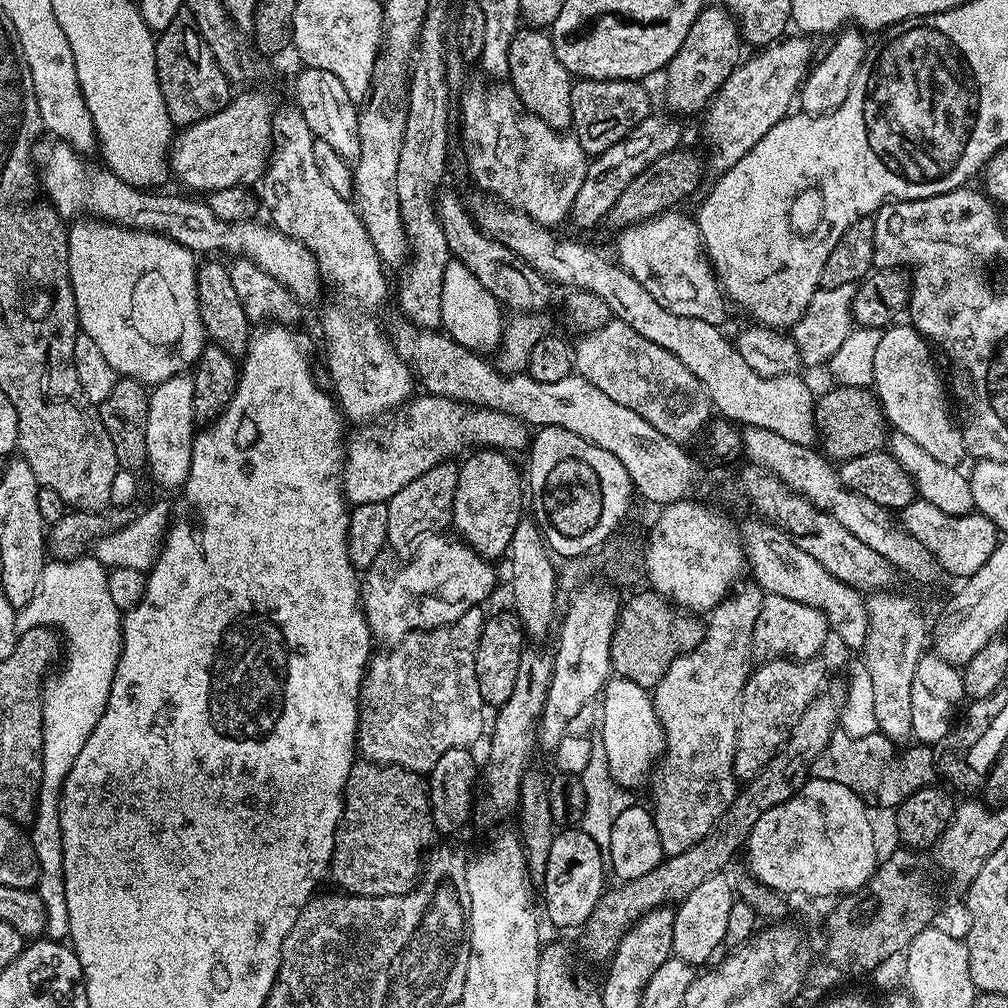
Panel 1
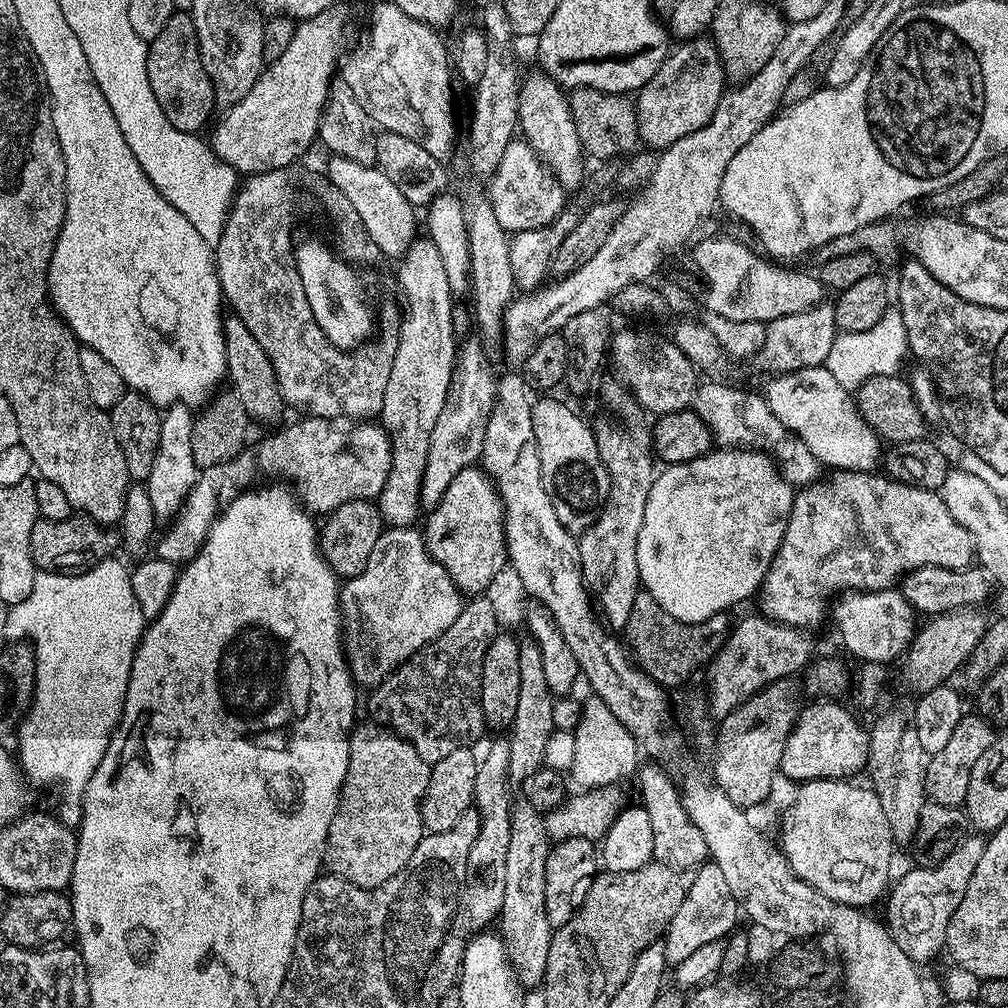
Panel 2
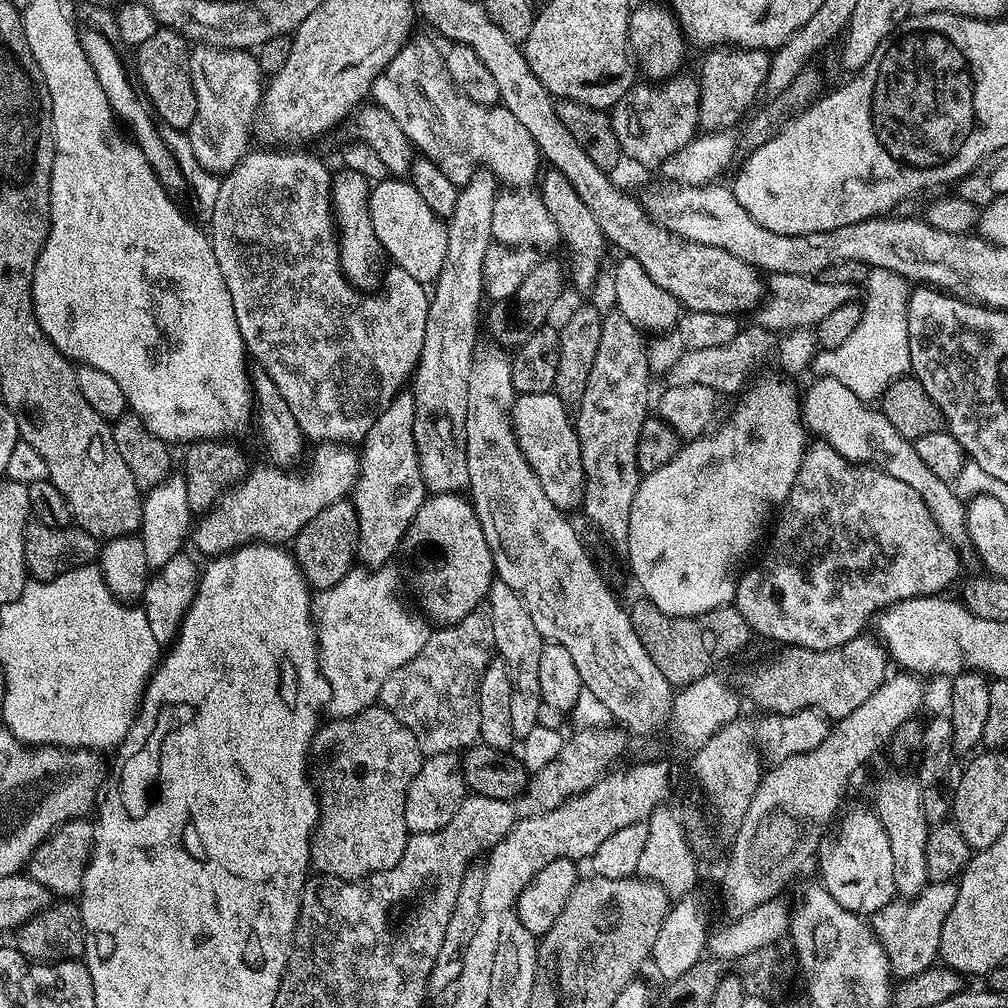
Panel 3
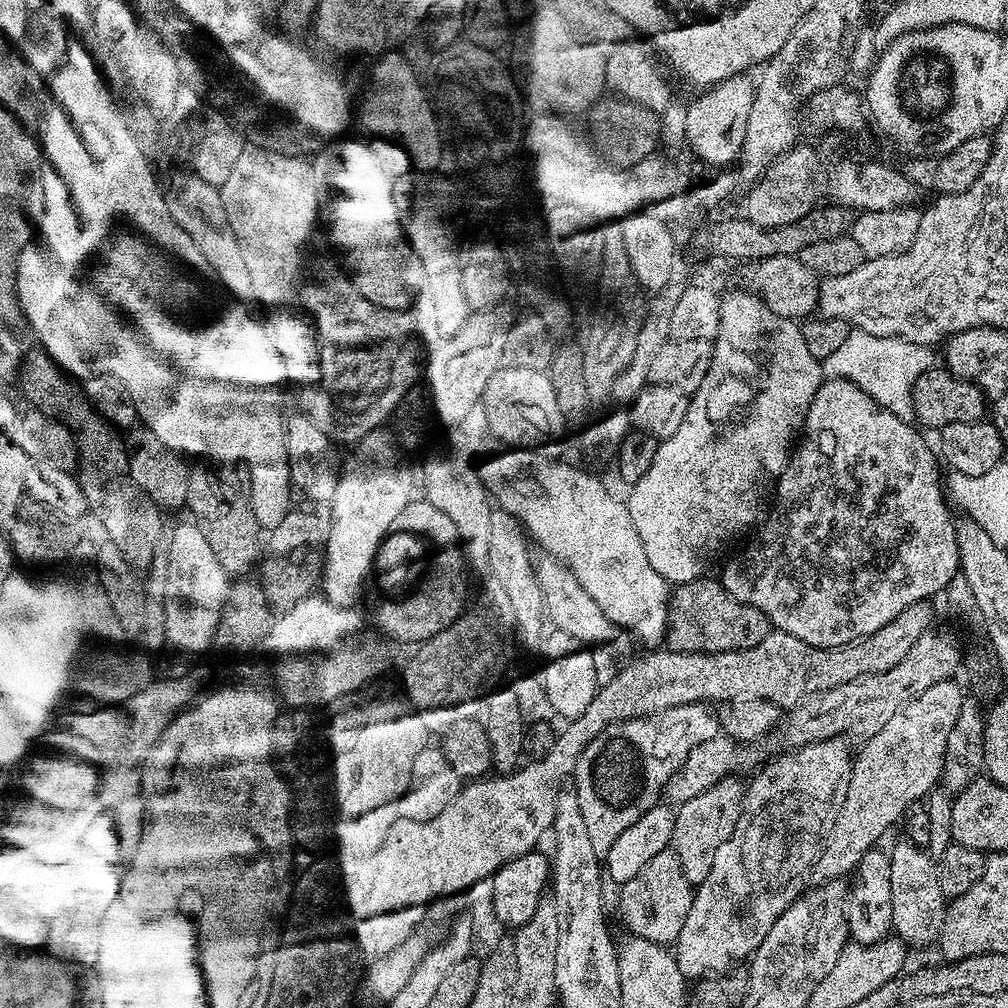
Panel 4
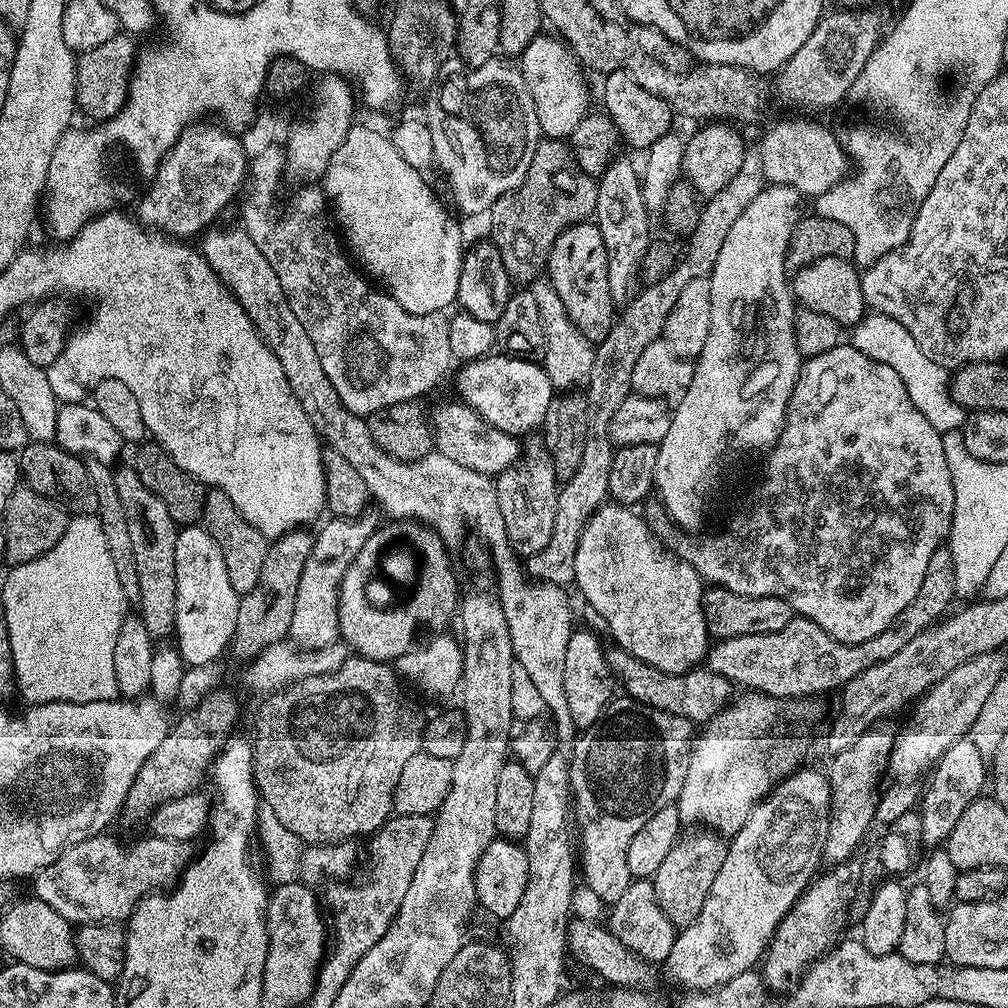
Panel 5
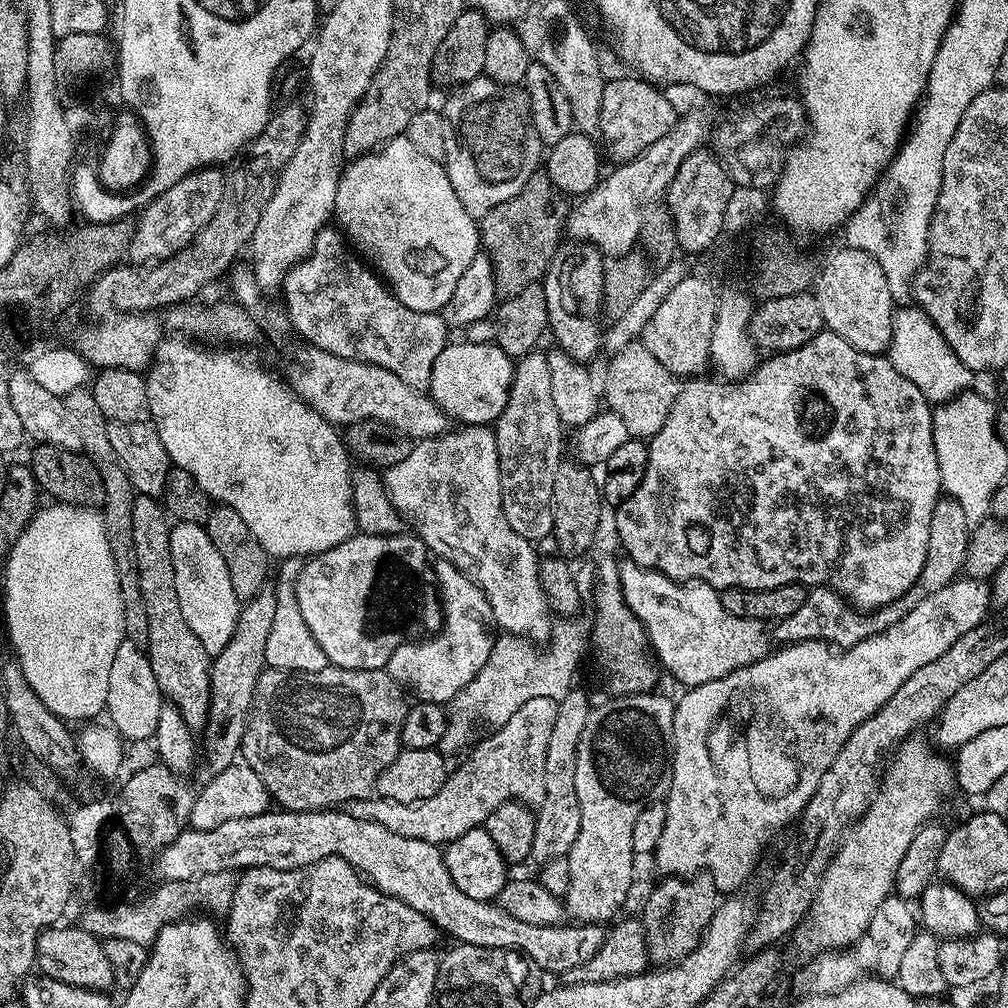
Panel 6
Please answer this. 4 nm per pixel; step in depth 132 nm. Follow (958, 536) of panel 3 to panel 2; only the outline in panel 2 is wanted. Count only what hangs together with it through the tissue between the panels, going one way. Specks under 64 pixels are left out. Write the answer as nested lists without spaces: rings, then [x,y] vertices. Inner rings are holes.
[[[824,366],[807,368],[797,372],[787,372],[785,376],[772,376],[769,381],[766,399],[774,418],[778,418],[780,425],[800,441],[807,455],[820,461],[821,465],[828,467],[829,464],[829,469],[842,472],[870,472],[881,463],[882,441],[880,437],[860,417],[860,411],[856,409],[856,401],[850,395],[849,389],[843,388],[831,376],[830,370]]]

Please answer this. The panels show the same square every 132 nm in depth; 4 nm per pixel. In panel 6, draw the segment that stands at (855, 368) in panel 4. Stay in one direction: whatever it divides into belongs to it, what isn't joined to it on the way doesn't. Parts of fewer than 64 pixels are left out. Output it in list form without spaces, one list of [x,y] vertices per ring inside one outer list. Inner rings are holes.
[[[907,304],[897,307],[892,319],[888,357],[894,368],[914,383],[932,404],[952,400],[960,392],[969,391],[975,385],[976,374],[958,359],[929,316],[918,306]]]

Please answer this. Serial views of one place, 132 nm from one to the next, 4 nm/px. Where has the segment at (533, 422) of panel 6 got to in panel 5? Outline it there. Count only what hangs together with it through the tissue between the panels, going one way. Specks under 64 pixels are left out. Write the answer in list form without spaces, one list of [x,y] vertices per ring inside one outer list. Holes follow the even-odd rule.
[[[539,439],[532,440],[522,459],[495,477],[498,510],[502,512],[506,534],[512,551],[520,558],[527,558],[542,551],[554,529],[558,481],[554,474],[552,457]]]

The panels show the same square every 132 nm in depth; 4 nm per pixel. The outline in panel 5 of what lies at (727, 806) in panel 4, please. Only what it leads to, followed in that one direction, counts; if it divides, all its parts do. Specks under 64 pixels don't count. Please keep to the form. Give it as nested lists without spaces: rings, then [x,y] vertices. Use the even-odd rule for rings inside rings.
[[[688,830],[666,854],[662,866],[658,866],[655,876],[651,877],[654,894],[658,898],[658,906],[677,929],[683,930],[698,918],[702,910],[702,902],[706,902],[706,894],[714,882],[722,862],[726,860],[729,841],[721,833],[711,830]]]

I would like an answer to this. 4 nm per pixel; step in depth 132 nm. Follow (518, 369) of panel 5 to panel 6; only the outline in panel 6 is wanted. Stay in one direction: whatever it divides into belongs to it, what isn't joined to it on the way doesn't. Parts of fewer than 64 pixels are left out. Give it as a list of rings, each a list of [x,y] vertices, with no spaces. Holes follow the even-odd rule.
[[[464,340],[459,343],[450,342],[444,347],[442,354],[438,354],[438,358],[434,358],[434,370],[426,391],[435,404],[453,421],[461,420],[459,423],[464,426],[470,424],[491,425],[500,417],[508,401],[512,385],[513,357],[506,355],[495,342],[475,344]]]

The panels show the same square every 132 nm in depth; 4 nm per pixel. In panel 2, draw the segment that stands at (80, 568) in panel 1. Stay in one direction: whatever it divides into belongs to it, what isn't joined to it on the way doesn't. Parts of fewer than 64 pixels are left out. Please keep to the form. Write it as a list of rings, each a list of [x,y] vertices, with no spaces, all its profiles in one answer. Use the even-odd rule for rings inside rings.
[[[109,558],[98,562],[92,568],[84,572],[75,574],[65,574],[63,572],[42,572],[37,571],[34,578],[34,590],[30,590],[30,598],[26,602],[18,602],[8,608],[8,617],[6,618],[6,630],[3,635],[12,642],[31,643],[36,652],[36,687],[32,690],[32,702],[23,717],[22,723],[18,728],[18,737],[20,736],[20,756],[18,752],[18,763],[27,779],[33,785],[36,784],[57,784],[61,788],[60,796],[64,800],[77,799],[78,793],[88,783],[89,778],[94,774],[98,762],[102,760],[102,754],[108,745],[108,739],[116,731],[117,724],[120,723],[120,715],[124,709],[124,699],[126,690],[130,682],[130,670],[134,662],[136,647],[144,636],[146,627],[146,618],[134,598],[132,590],[132,578],[129,569],[123,568],[119,564],[119,559]]]

